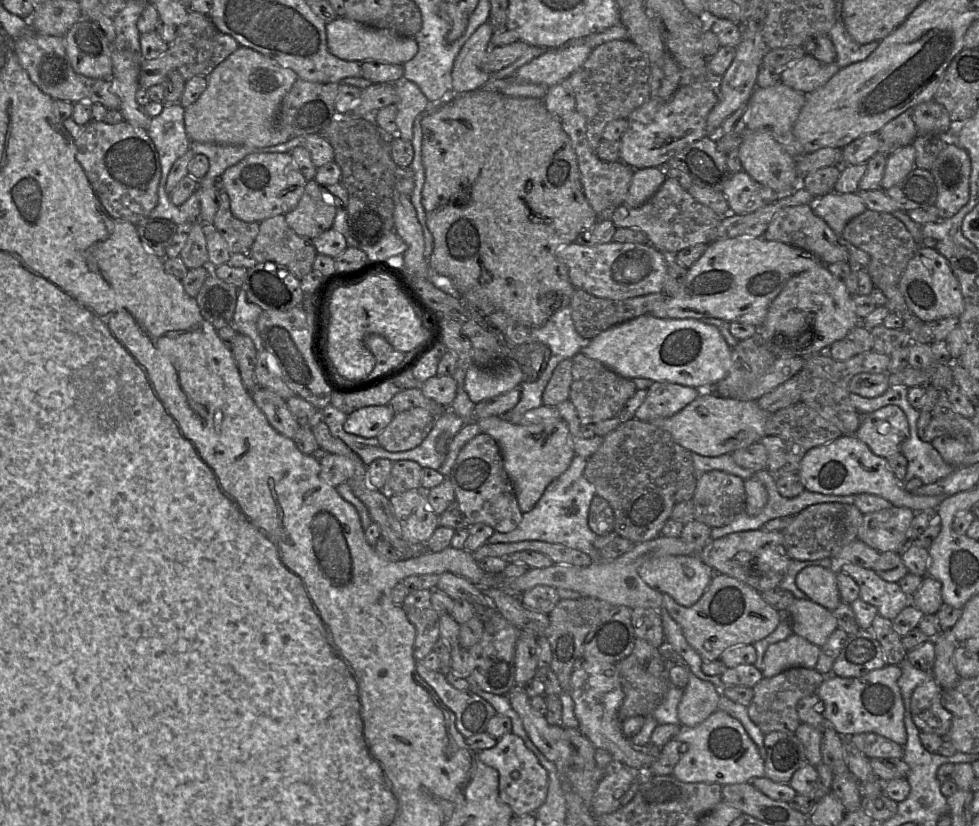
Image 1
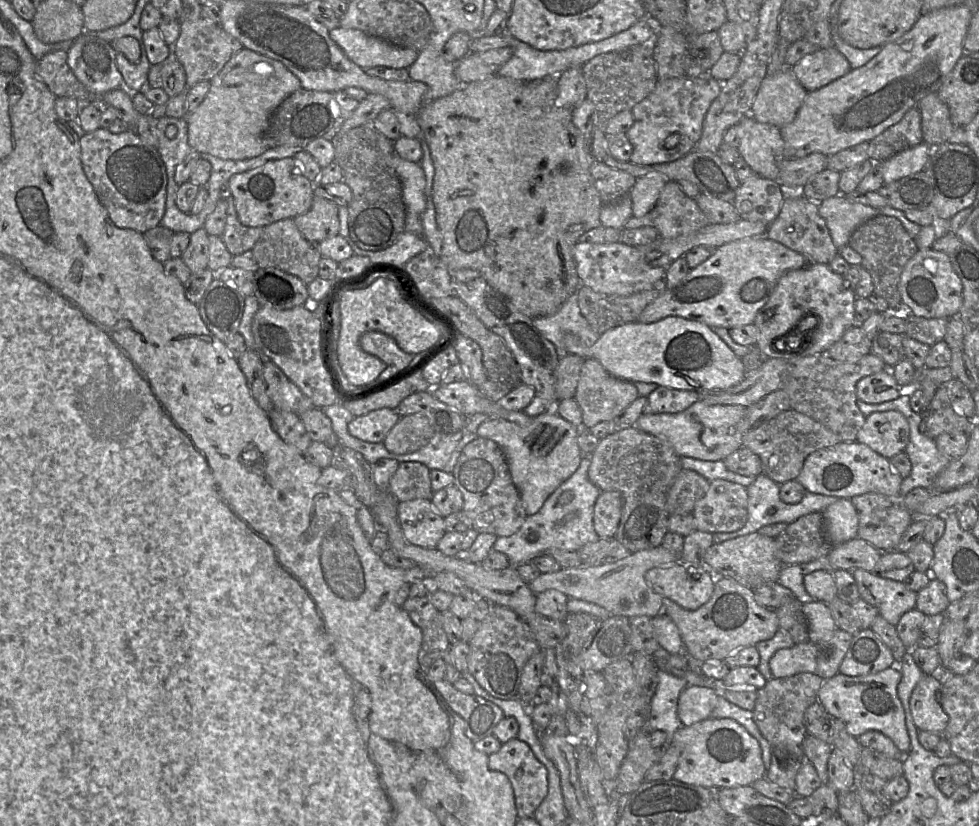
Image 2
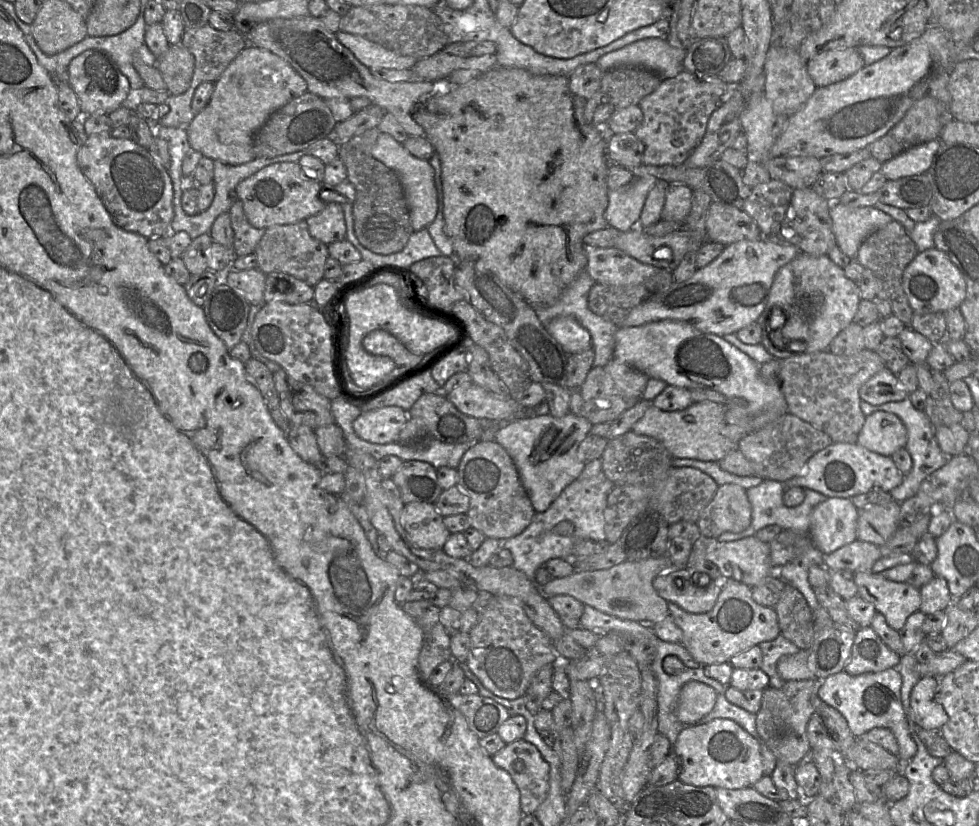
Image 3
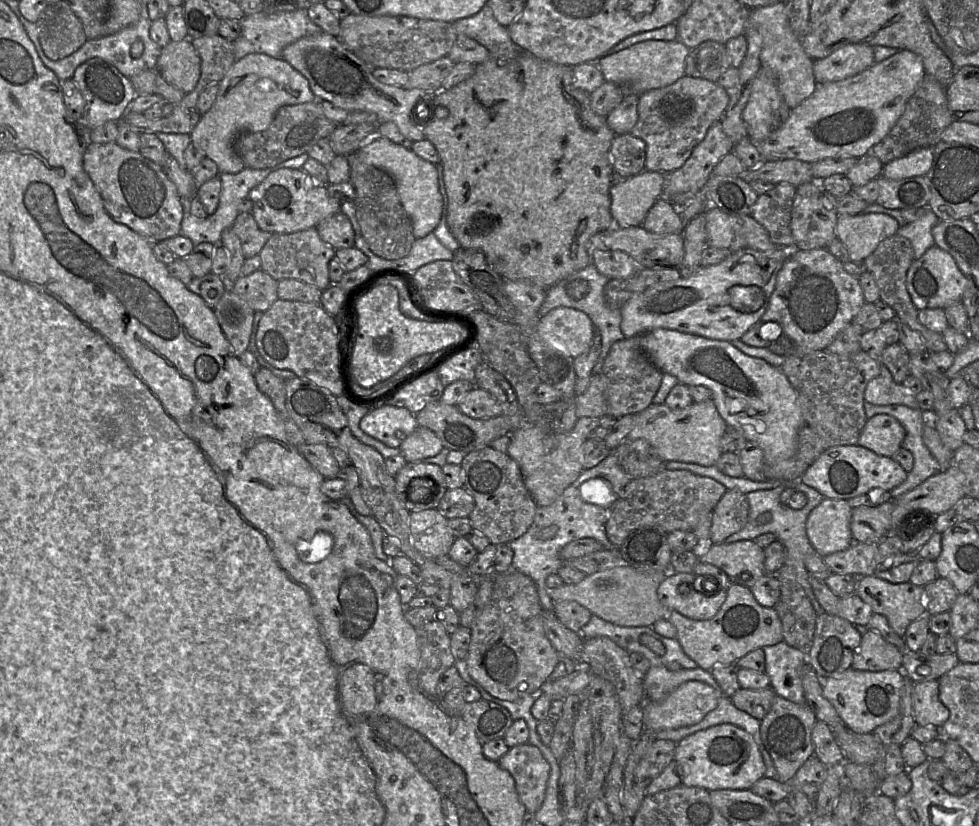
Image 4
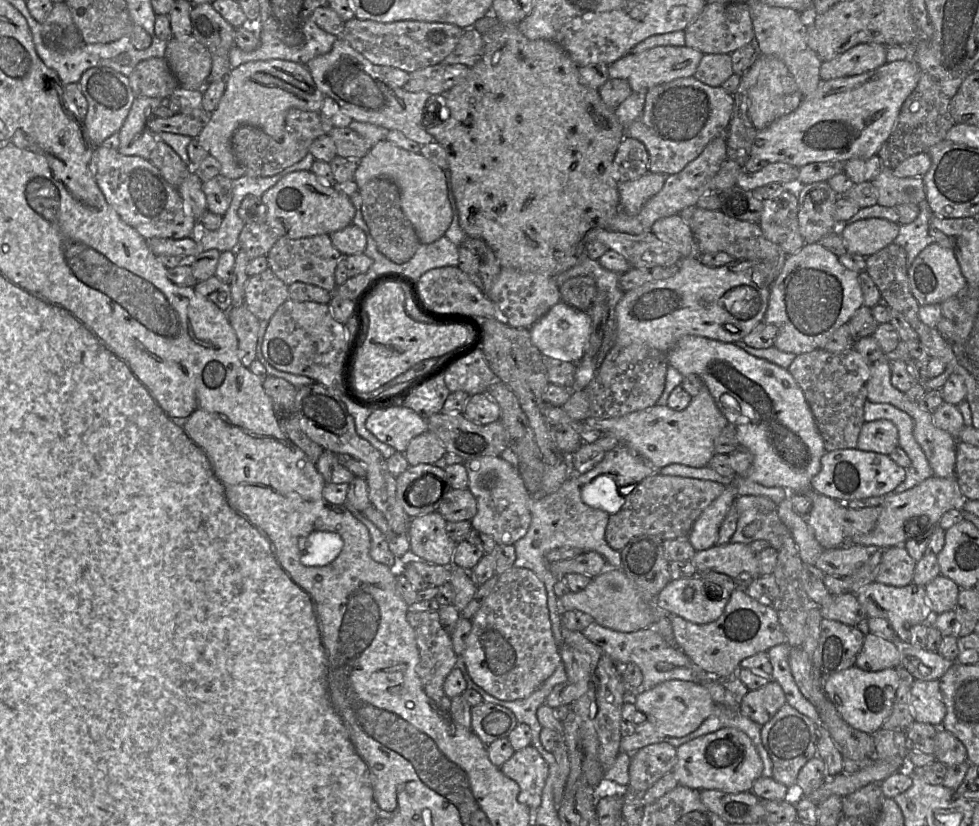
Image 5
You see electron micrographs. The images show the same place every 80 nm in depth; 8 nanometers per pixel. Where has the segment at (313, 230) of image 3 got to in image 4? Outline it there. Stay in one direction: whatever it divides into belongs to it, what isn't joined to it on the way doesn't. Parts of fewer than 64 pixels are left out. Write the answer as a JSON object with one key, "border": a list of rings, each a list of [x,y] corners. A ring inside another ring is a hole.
{"border":[[[342,211],[321,221],[316,230],[320,238],[334,249],[350,248],[355,245],[355,231]]]}

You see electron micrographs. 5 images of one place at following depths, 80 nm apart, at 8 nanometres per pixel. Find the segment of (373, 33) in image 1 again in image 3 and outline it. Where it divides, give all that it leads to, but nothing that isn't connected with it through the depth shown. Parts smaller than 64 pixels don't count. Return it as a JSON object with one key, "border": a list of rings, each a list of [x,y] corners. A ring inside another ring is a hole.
{"border":[[[338,31],[337,39],[369,69],[412,69],[419,61],[412,56],[400,55],[362,36]]]}

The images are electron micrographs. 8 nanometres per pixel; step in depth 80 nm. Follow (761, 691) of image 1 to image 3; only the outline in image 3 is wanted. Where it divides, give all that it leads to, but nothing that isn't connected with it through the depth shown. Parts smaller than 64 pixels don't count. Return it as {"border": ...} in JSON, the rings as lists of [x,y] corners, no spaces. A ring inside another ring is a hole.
{"border":[[[816,678],[785,681],[781,688],[768,686],[763,690],[761,706],[756,714],[757,732],[777,760],[797,766],[809,759],[811,746],[807,724],[814,711],[814,696],[820,681]]]}

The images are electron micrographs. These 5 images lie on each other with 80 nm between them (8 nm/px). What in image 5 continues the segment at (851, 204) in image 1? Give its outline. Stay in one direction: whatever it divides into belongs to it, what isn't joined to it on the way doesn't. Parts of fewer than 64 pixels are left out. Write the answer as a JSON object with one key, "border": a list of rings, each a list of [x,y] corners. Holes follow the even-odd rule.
{"border":[[[883,218],[862,219],[850,224],[838,223],[848,253],[871,256],[893,243],[899,233],[899,223]]]}

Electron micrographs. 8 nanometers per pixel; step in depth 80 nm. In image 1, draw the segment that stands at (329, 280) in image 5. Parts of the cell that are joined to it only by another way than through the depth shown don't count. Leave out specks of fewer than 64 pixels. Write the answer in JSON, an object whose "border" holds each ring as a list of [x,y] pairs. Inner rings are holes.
{"border":[[[284,215],[268,218],[259,223],[259,233],[250,250],[257,263],[274,263],[299,280],[313,271],[313,263],[318,255],[312,239],[297,235],[286,223]]]}

